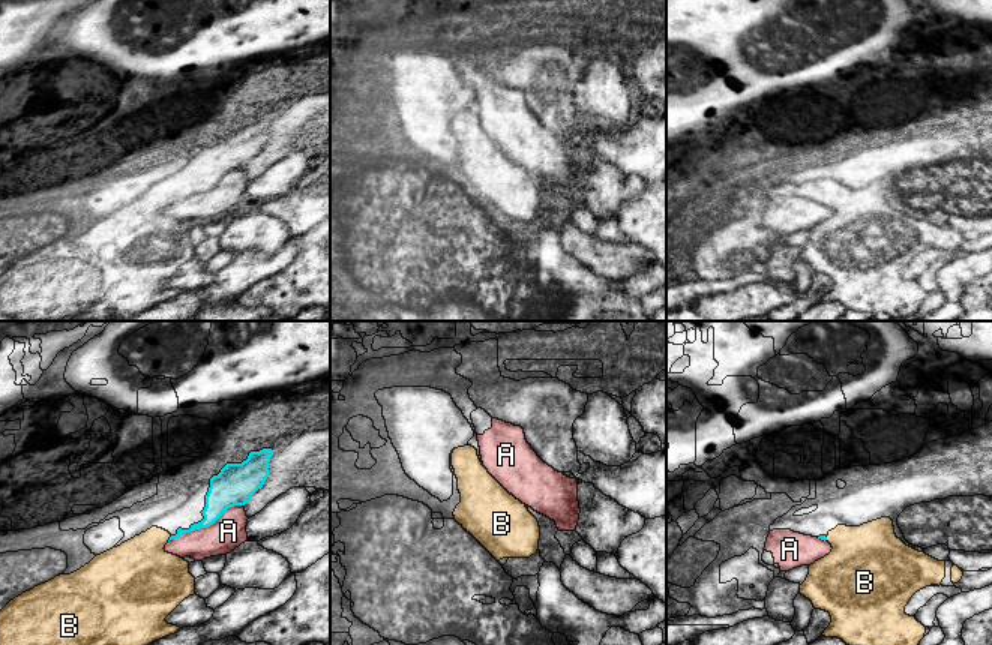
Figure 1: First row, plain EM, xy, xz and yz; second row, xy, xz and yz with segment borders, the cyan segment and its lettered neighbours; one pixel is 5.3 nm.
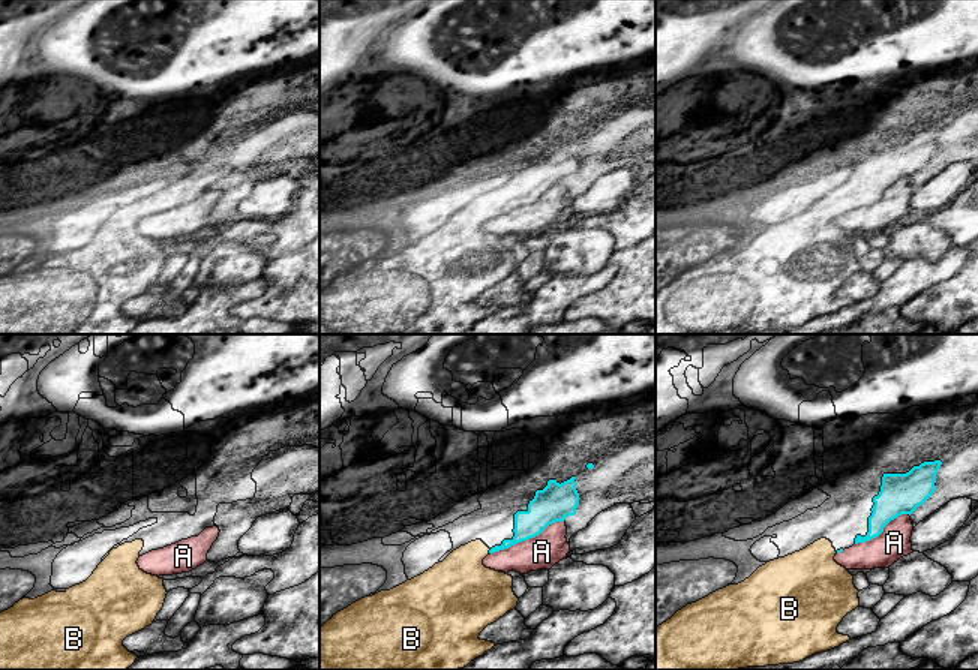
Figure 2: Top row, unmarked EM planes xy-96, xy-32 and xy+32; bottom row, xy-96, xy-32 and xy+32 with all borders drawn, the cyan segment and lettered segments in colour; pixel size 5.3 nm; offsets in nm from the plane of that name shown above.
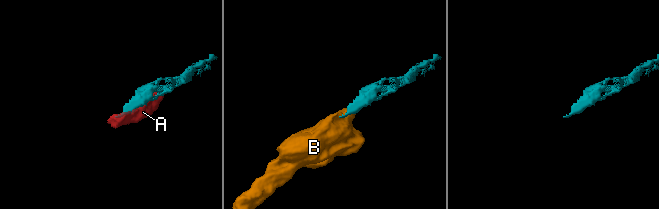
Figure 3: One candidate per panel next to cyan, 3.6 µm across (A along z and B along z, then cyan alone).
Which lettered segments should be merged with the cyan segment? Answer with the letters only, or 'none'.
B

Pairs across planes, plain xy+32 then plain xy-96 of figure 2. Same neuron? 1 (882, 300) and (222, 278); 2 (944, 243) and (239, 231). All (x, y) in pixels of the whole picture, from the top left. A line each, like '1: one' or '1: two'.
1: two
2: two

